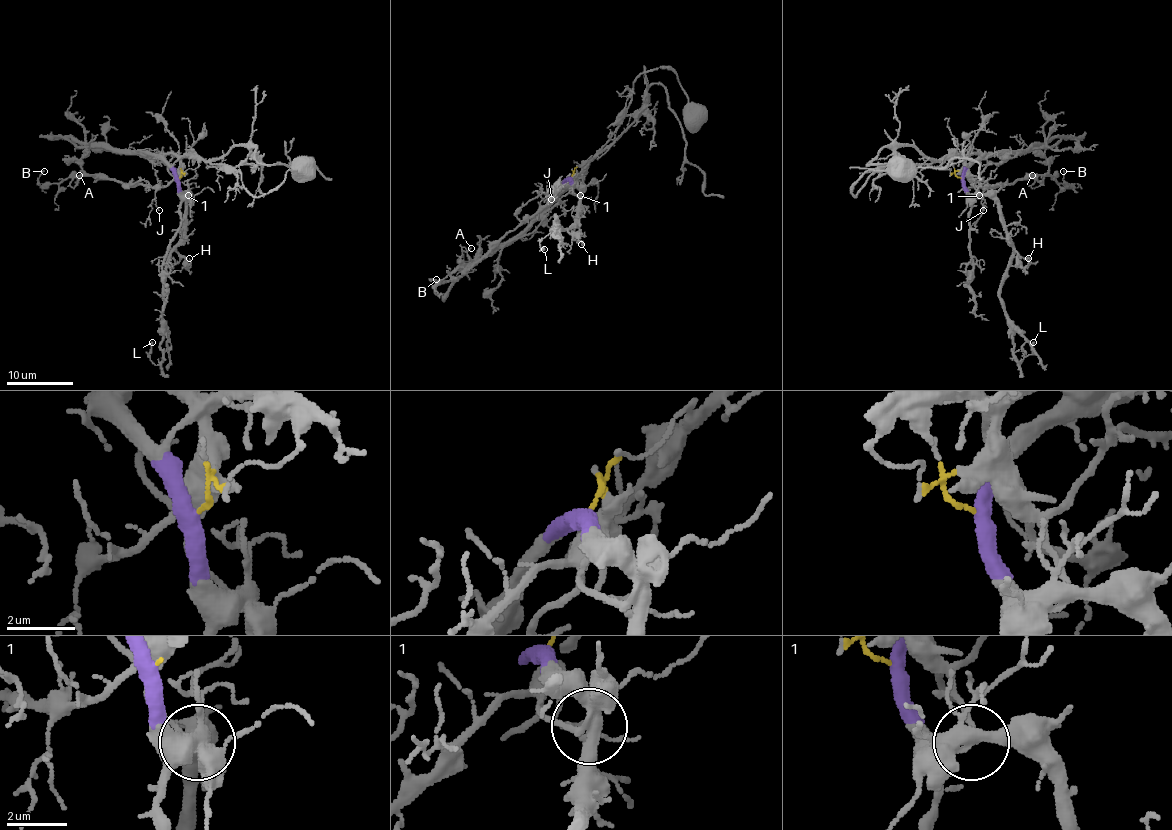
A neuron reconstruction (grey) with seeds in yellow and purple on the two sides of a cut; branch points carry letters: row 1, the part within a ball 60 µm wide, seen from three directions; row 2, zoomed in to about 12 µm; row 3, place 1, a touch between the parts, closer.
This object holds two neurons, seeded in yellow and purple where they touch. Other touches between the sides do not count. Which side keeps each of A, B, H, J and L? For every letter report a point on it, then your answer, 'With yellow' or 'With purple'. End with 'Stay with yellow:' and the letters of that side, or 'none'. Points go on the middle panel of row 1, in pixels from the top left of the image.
A: Place: (471, 248). With yellow
B: Place: (436, 279). With yellow
H: Place: (581, 244). With purple
J: Place: (551, 199). With yellow
L: Place: (544, 249). With purple
Stay with yellow: A, B, J

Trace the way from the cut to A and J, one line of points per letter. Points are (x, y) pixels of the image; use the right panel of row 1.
A: (961, 179), (956, 170), (963, 170), (974, 185), (981, 187), (1046, 175), (1033, 187), (1031, 175)
J: (961, 179), (954, 174), (956, 170), (963, 170), (983, 190), (983, 210)

